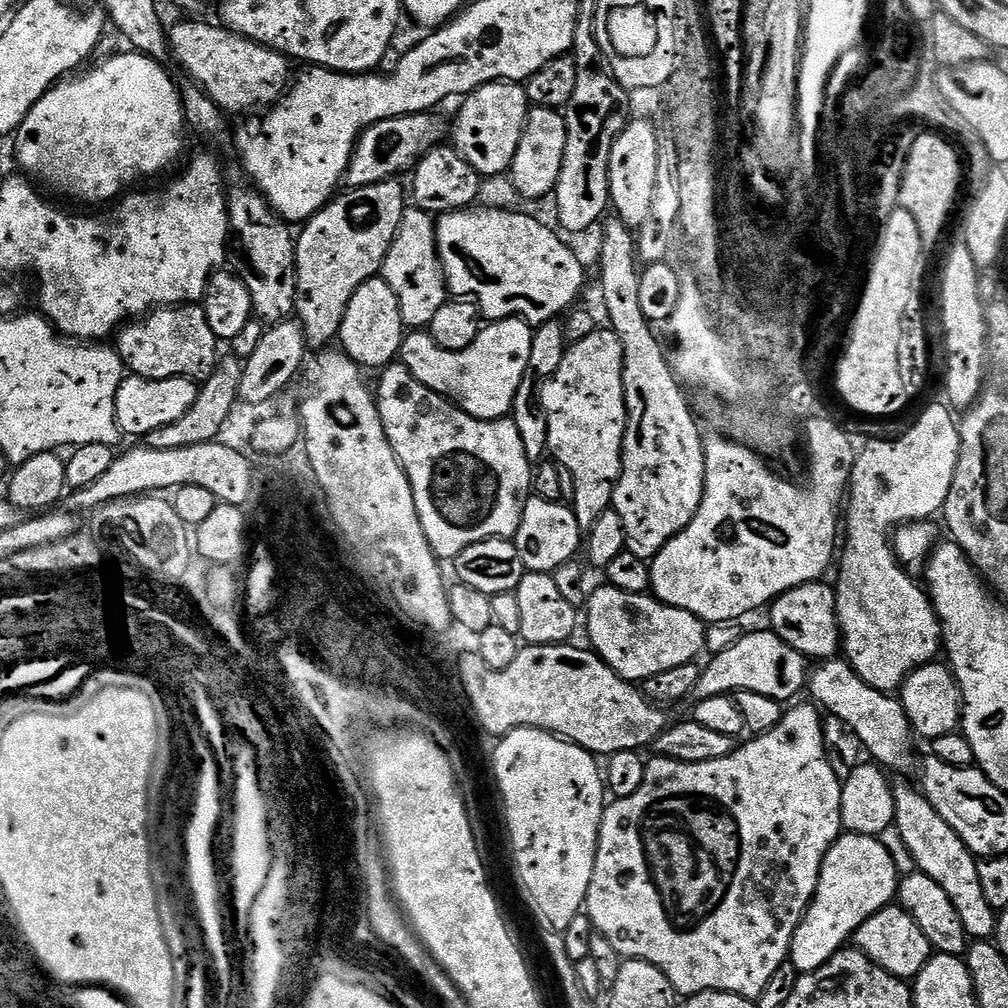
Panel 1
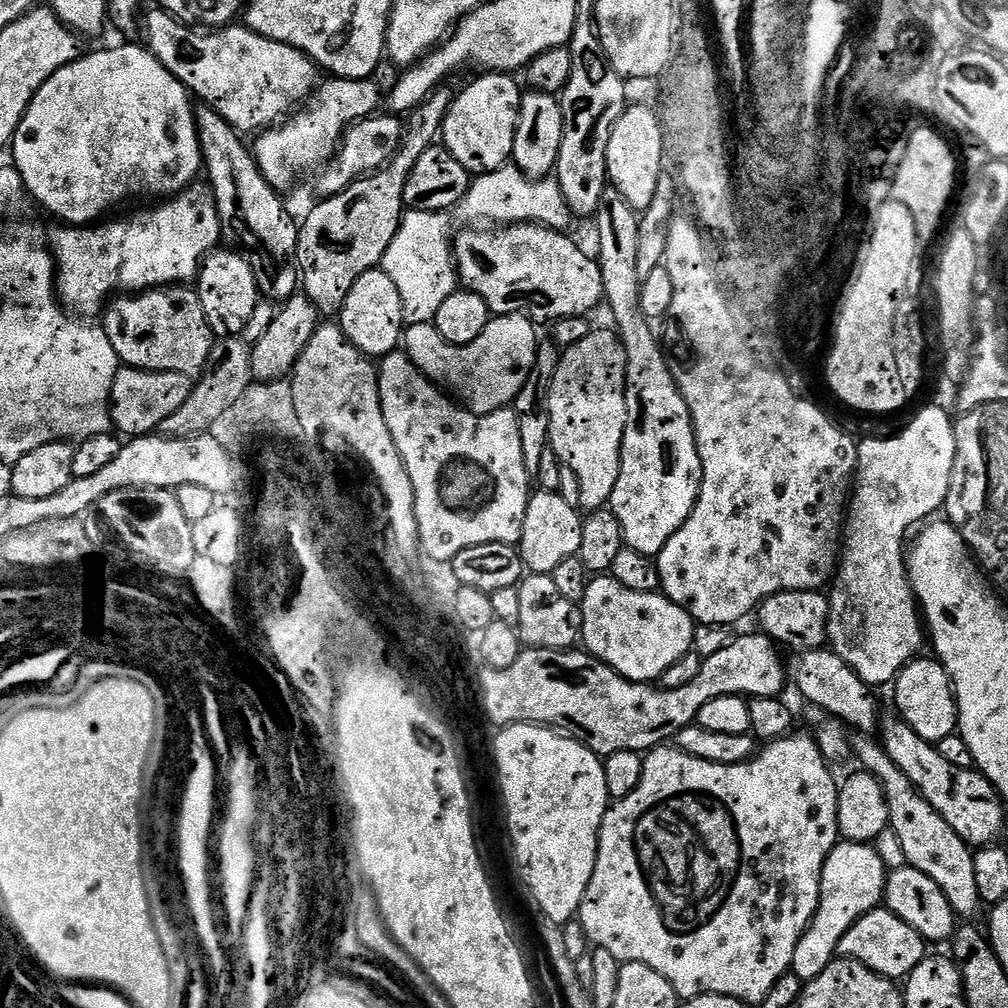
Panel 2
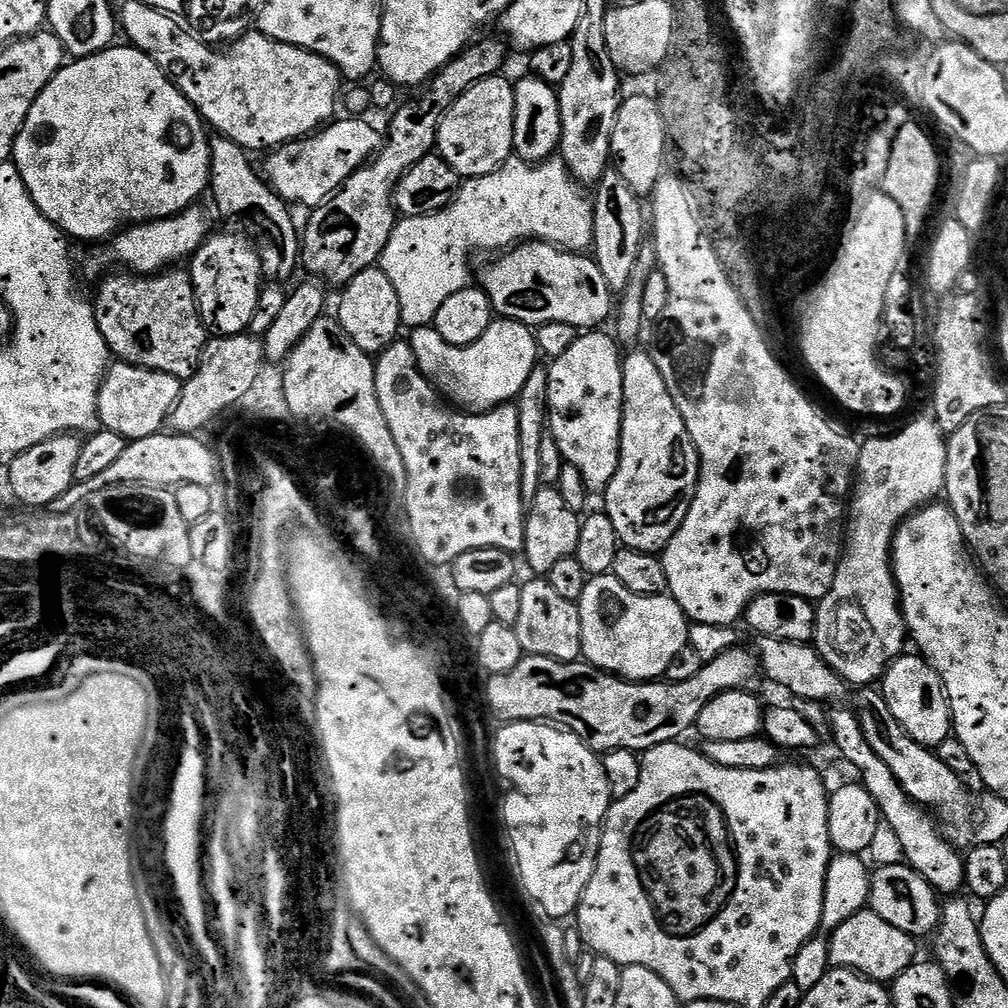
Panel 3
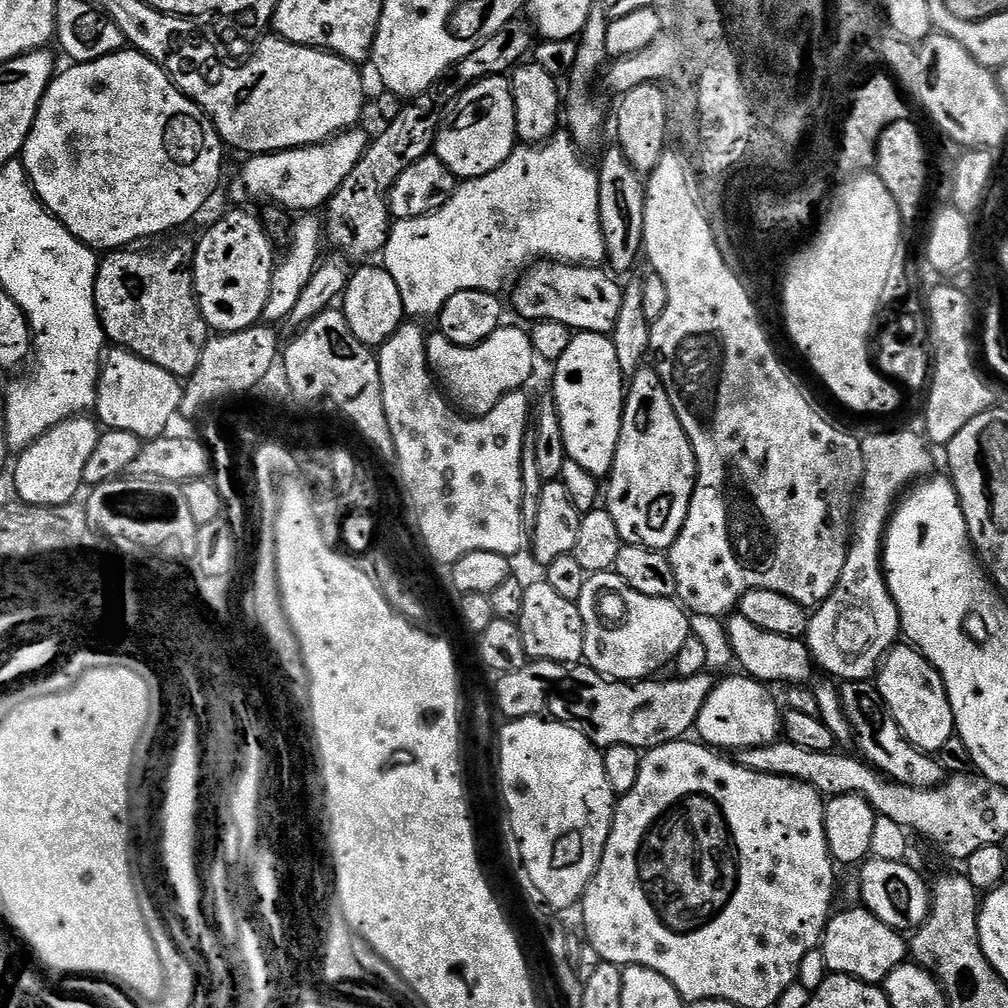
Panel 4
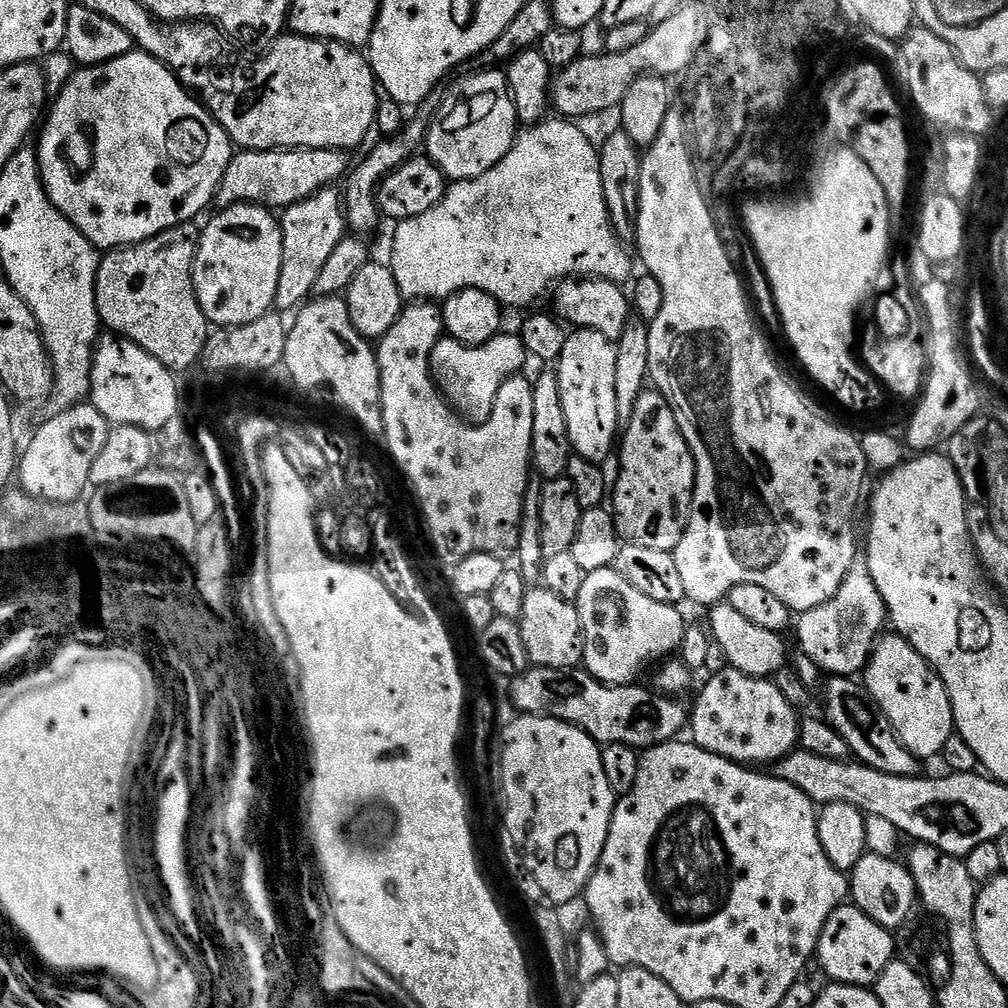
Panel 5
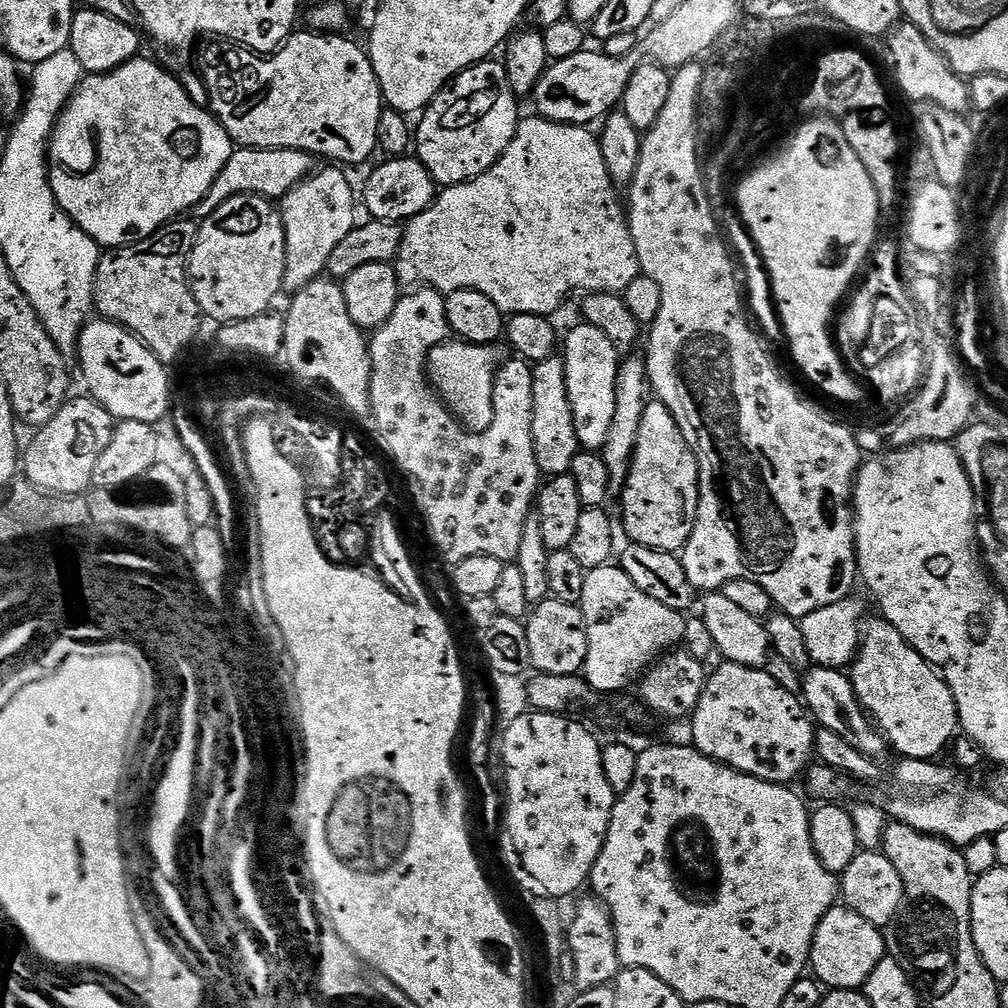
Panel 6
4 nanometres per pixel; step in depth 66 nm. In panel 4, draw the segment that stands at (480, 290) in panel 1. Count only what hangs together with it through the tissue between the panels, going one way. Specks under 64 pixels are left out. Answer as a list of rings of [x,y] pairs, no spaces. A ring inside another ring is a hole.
[[[563,262],[537,264],[540,264],[537,268],[529,267],[529,272],[525,271],[515,281],[517,284],[512,292],[512,308],[522,319],[528,320],[527,322],[562,322],[576,332],[611,333],[618,318],[618,310],[622,310],[622,288],[619,283],[616,285],[611,280],[613,277],[607,271],[604,273],[600,266],[581,266]]]

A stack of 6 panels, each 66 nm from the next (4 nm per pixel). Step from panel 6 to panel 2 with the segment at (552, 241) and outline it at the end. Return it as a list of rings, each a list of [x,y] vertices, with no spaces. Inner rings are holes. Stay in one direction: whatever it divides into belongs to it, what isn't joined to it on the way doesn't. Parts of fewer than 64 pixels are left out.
[[[511,162],[493,172],[477,175],[458,205],[459,212],[464,220],[485,220],[488,226],[539,224],[545,228],[564,230],[574,220],[555,178],[532,180]],[[405,211],[400,220],[398,234],[386,249],[380,268],[394,282],[402,297],[405,325],[433,323],[442,302],[458,290],[456,258],[452,250],[454,231],[448,212]]]

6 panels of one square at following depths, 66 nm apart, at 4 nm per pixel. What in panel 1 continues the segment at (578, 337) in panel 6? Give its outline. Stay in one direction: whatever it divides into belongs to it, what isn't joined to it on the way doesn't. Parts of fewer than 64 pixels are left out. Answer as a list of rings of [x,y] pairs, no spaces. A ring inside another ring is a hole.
[[[597,330],[590,334],[590,338],[582,338],[582,342],[571,345],[562,358],[562,366],[558,366],[555,374],[540,387],[540,401],[548,415],[548,452],[559,467],[570,470],[570,483],[574,486],[570,506],[576,511],[580,529],[590,529],[594,522],[598,522],[598,517],[612,507],[612,495],[620,480],[624,435],[628,425],[622,342],[618,342],[611,330]]]

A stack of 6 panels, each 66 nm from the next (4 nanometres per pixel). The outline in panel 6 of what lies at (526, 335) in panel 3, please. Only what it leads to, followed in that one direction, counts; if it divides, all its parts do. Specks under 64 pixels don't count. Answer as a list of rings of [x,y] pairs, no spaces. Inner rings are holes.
[[[459,338],[434,346],[428,355],[426,379],[456,417],[461,428],[479,434],[490,430],[496,417],[496,374],[502,363],[499,347],[491,344],[465,344]]]

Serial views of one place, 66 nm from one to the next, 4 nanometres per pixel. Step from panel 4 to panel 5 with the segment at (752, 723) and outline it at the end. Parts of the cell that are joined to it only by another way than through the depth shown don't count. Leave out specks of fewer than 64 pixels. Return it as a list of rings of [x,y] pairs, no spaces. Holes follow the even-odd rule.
[[[731,666],[722,669],[720,673],[709,675],[706,680],[704,689],[696,696],[696,705],[690,708],[691,739],[699,748],[745,766],[772,766],[794,751],[800,739],[800,720],[797,709],[792,708],[786,698],[782,698],[779,683],[759,676],[747,676]]]

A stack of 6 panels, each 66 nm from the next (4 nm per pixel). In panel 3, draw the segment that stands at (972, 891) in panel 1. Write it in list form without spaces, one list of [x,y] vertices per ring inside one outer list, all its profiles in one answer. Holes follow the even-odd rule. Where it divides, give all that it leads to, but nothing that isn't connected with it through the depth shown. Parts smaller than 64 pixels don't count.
[[[844,706],[833,707],[828,713],[828,722],[832,726],[831,741],[836,742],[837,750],[860,771],[859,779],[878,802],[883,823],[888,824],[901,839],[908,867],[921,872],[926,882],[930,882],[930,886],[935,888],[941,897],[955,897],[959,893],[956,891],[965,887],[964,856],[961,849],[936,829],[935,822],[927,816],[929,813],[904,793],[898,778],[894,778],[893,772],[890,771],[890,766],[886,766],[886,762],[882,762],[882,758],[874,754],[870,742],[866,742],[866,734],[862,734],[862,726],[855,711],[851,707],[840,707]]]

